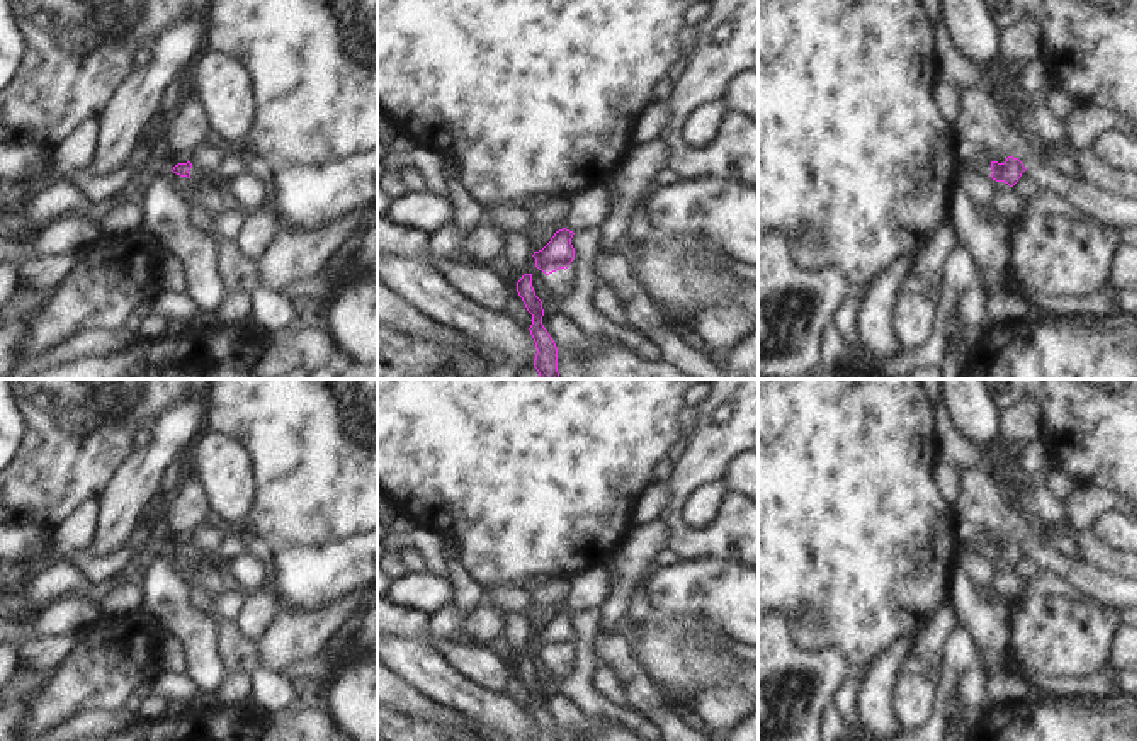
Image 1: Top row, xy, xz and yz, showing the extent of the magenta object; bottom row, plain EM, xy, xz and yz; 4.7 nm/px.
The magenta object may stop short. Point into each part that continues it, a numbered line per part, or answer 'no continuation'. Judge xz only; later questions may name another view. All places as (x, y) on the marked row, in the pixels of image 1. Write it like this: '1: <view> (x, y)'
1: xz (589, 208)

